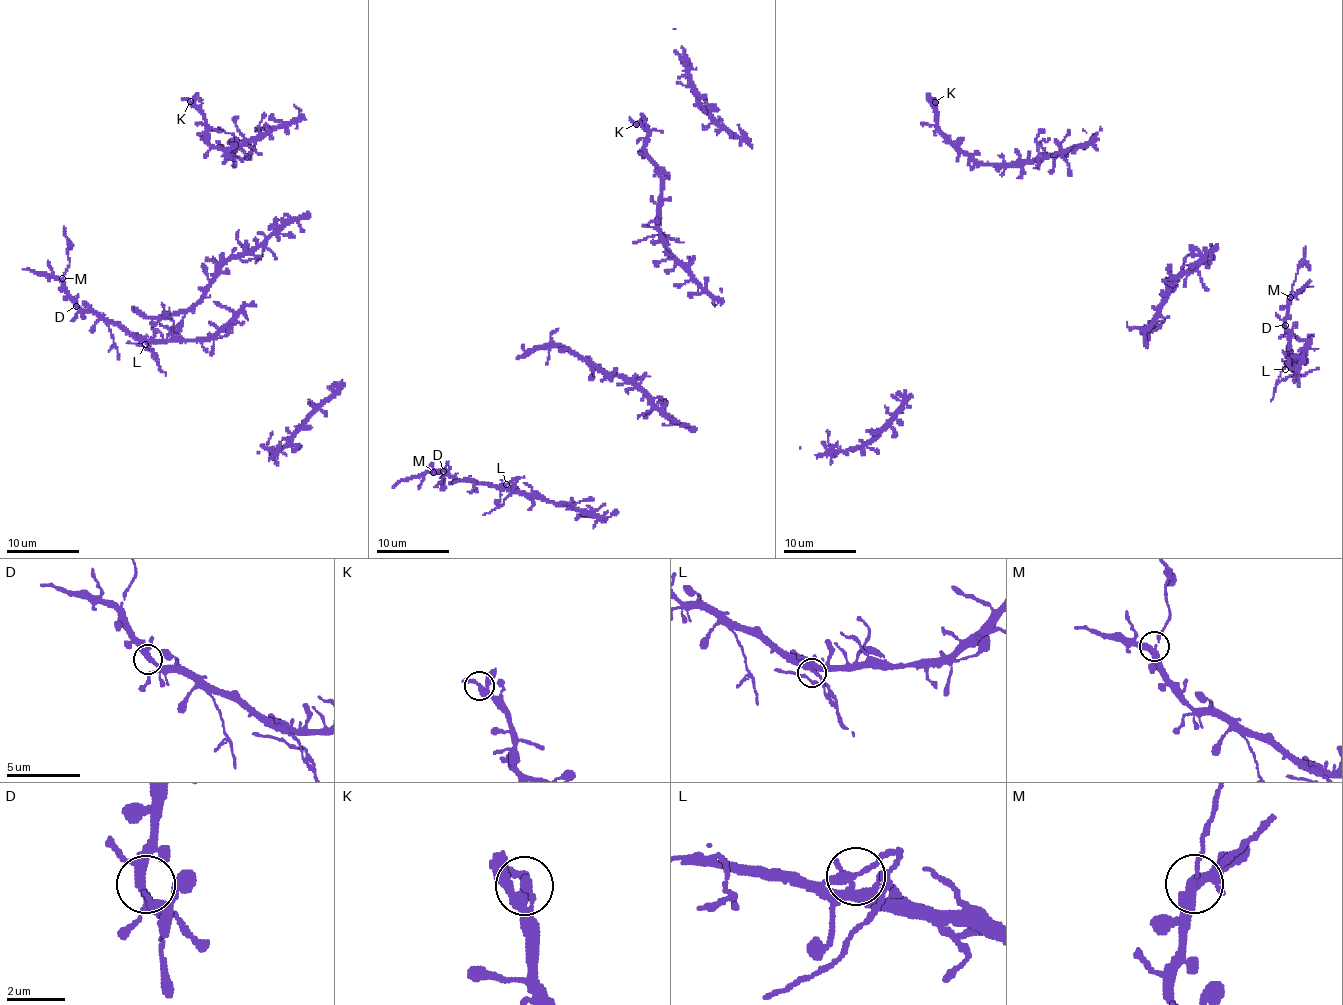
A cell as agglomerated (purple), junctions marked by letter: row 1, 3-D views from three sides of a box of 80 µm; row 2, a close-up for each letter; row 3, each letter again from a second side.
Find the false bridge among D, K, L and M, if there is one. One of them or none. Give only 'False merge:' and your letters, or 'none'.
False merge: M

